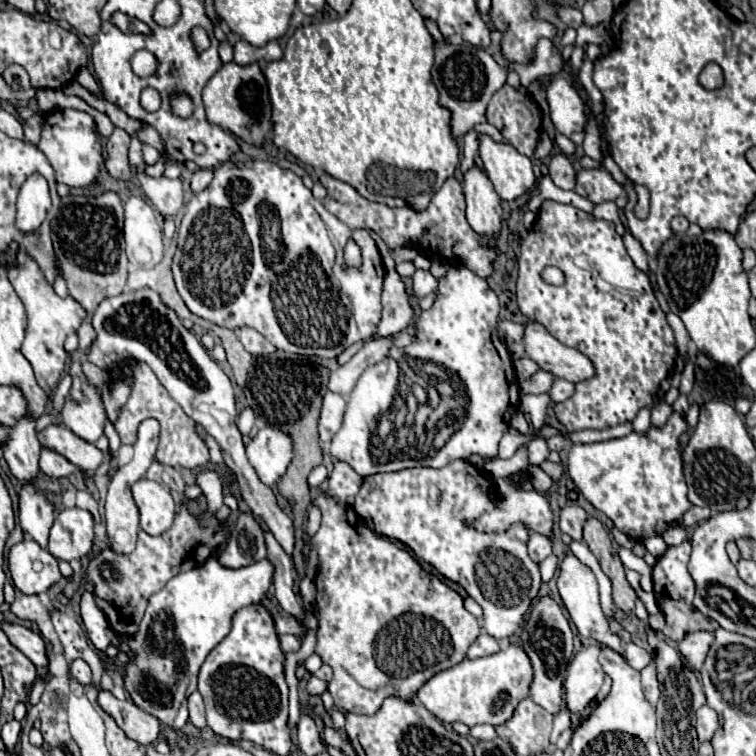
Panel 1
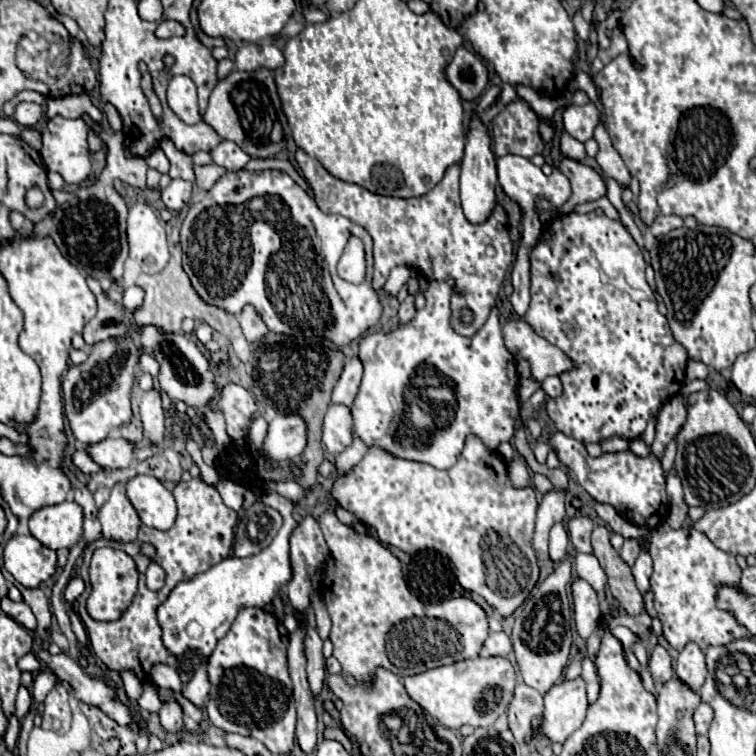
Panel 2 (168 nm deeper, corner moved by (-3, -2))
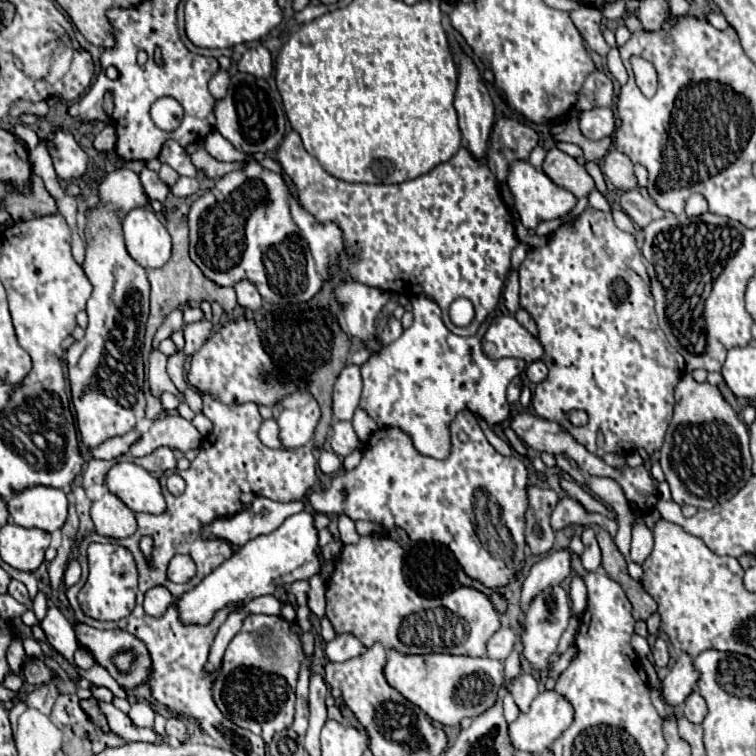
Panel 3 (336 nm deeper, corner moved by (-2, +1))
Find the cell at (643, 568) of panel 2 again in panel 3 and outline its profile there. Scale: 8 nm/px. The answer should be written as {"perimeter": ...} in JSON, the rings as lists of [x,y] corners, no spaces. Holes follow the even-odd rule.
{"perimeter":[[[637,523],[637,525],[633,527],[631,559],[641,565],[641,563],[651,555],[651,549],[653,549],[653,533],[651,533],[645,525]]]}

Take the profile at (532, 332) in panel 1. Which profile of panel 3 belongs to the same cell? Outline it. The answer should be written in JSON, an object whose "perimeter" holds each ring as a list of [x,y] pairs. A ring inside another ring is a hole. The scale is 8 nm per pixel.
{"perimeter":[[[503,315],[499,319],[495,319],[483,341],[495,343],[495,353],[491,357],[501,359],[501,357],[517,357],[523,359],[527,363],[541,359],[543,357],[543,347],[541,343],[527,331],[523,329],[513,315]]]}

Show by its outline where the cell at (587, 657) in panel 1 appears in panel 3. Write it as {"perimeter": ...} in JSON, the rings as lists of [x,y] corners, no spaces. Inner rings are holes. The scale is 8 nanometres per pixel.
{"perimeter":[[[543,691],[533,699],[531,709],[527,713],[519,713],[519,717],[513,723],[509,723],[511,747],[517,751],[541,755],[571,725],[571,721],[573,721],[573,707],[555,691]]]}

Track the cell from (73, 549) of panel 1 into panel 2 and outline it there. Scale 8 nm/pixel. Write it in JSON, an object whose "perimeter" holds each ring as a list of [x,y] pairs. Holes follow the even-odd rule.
{"perimeter":[[[62,502],[42,508],[28,520],[30,532],[46,548],[70,550],[82,538],[84,510],[76,502]]]}

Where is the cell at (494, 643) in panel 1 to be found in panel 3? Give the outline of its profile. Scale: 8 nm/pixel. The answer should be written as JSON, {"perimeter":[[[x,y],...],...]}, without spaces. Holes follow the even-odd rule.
{"perimeter":[[[501,627],[487,643],[487,653],[491,659],[499,659],[499,661],[505,661],[507,655],[511,653],[513,645],[517,641],[517,635],[509,629],[509,627]]]}

